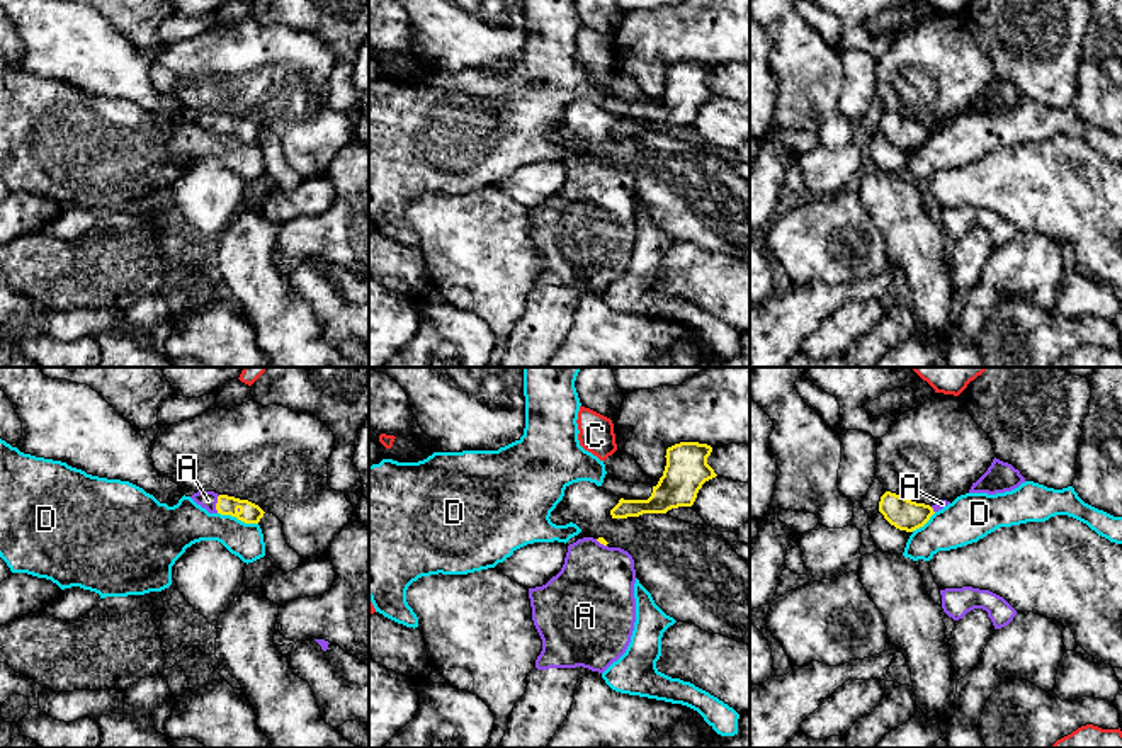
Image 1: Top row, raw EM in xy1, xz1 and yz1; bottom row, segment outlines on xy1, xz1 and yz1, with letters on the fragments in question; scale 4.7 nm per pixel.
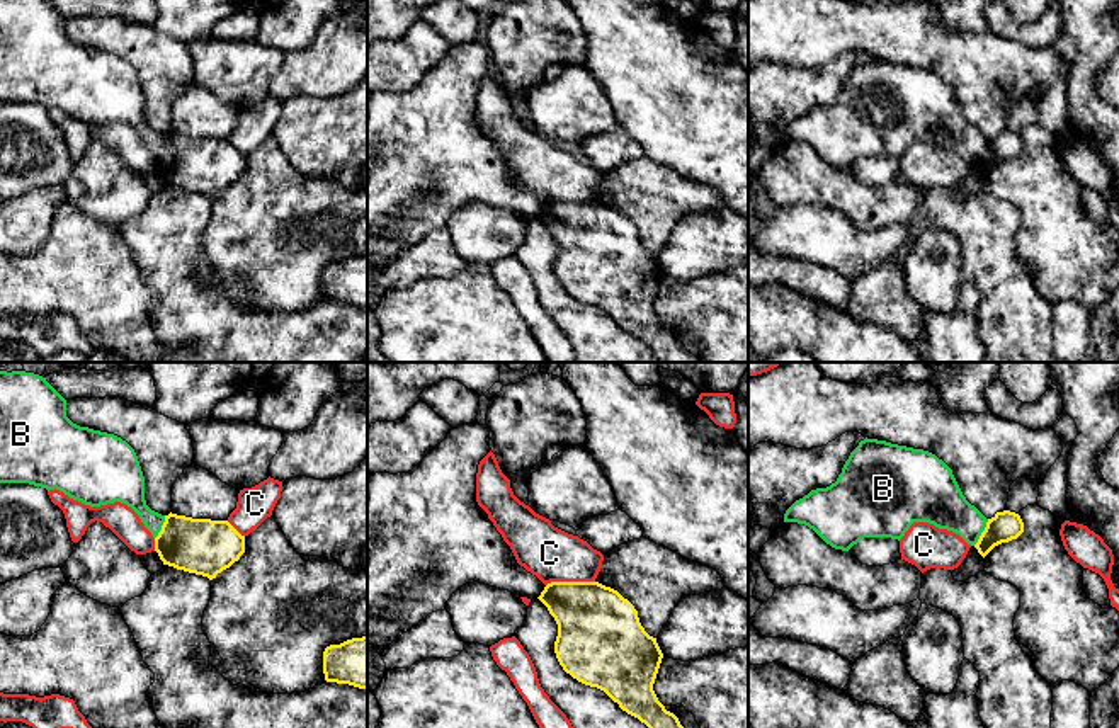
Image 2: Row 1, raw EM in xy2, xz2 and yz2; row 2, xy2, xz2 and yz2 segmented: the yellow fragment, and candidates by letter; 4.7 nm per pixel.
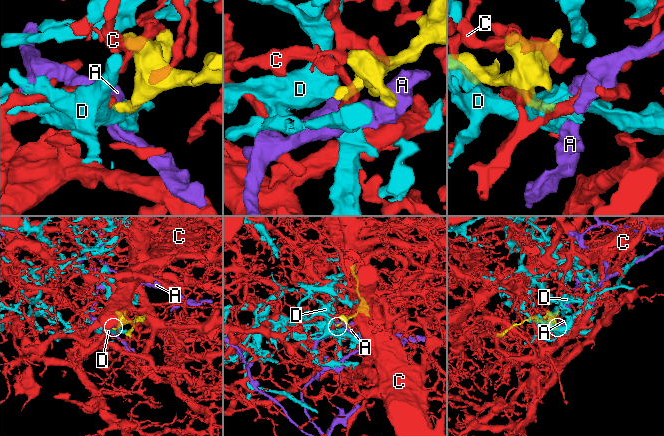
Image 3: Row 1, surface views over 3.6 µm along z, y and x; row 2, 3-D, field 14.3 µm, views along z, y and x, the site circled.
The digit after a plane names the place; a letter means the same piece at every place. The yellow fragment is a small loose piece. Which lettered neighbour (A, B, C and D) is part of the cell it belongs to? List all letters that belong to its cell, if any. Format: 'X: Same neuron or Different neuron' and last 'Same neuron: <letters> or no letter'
A: Same neuron
B: Different neuron
C: Different neuron
D: Different neuron
Same neuron: A

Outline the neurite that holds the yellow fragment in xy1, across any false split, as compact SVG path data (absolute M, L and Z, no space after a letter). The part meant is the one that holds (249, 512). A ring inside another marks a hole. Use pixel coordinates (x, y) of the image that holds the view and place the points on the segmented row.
M197 491L190 498L209 513L231 515L245 524L258 524L265 513L258 505L248 500L218 495L214 491Z

